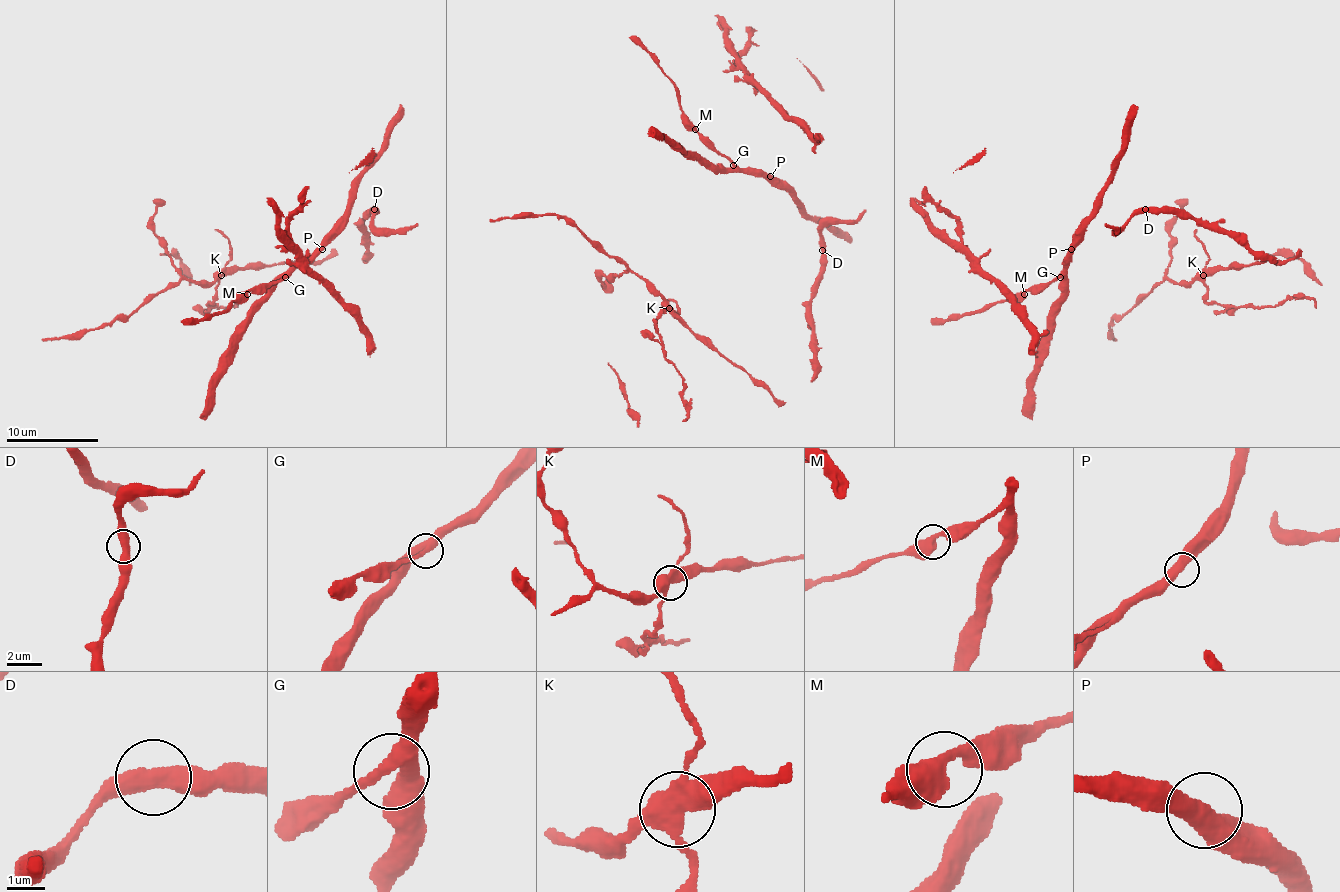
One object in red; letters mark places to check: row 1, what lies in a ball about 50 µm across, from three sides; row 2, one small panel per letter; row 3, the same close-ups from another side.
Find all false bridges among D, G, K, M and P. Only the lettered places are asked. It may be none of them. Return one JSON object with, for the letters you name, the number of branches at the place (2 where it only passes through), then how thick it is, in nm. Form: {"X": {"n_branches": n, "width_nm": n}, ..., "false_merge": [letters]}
{"K": {"n_branches": 4, "width_nm": 460}, "false_merge": ["K"]}

